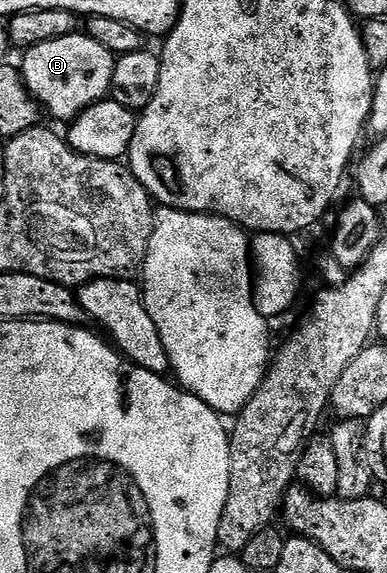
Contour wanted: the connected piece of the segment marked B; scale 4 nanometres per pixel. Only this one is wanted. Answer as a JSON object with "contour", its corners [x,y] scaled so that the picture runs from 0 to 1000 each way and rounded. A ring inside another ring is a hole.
{"contour":[[[222,58],[109,72],[59,91],[62,112],[47,122],[62,134],[83,171],[145,208],[183,211],[204,204],[233,183],[258,178],[289,157],[295,113],[302,98],[274,79],[253,79]]]}

